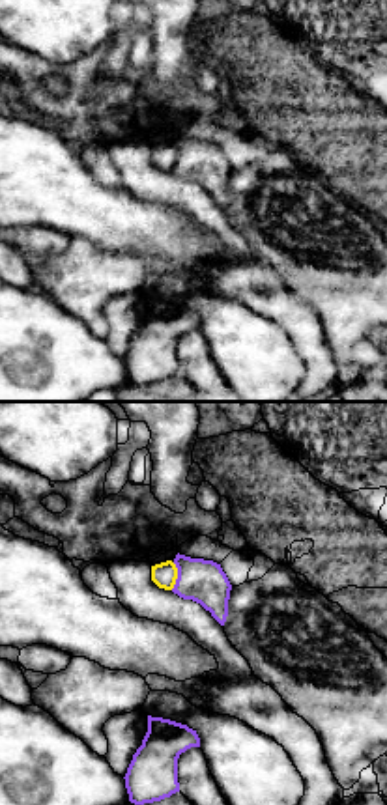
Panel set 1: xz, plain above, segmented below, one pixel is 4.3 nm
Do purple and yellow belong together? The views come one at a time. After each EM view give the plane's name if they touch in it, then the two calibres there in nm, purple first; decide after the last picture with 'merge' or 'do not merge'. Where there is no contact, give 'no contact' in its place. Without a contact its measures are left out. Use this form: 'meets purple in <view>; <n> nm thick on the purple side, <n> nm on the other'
meets purple in xz; 190 nm thick on the purple side, 110 nm on the other

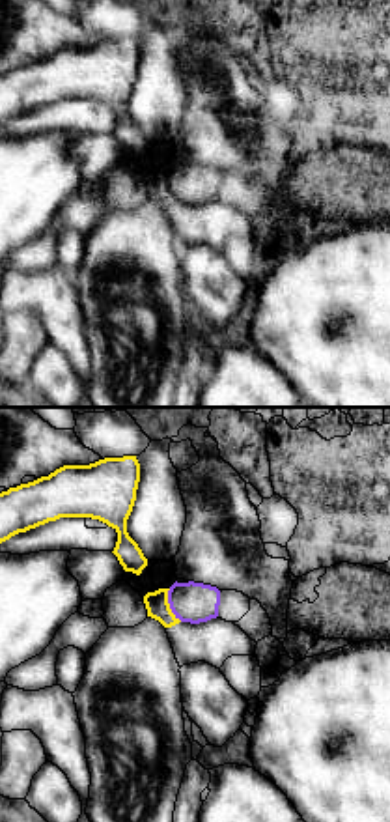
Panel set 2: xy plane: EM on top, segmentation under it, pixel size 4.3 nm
meets purple in xy; 180 nm thick on the purple side, 100 nm on the other

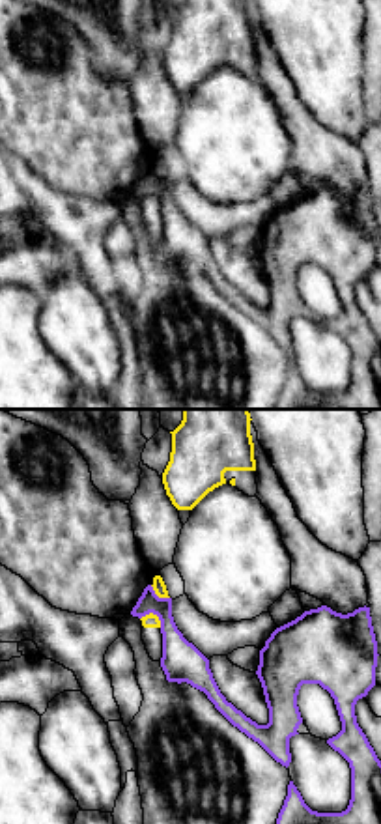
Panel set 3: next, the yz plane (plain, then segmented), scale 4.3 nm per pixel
meets purple in yz; 180 nm thick on the purple side, 60 nm on the other

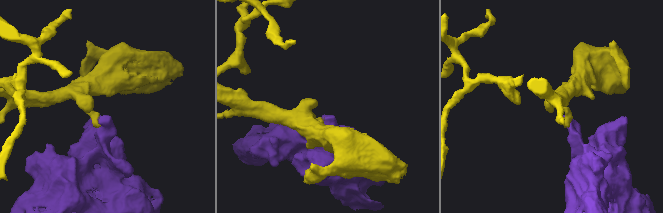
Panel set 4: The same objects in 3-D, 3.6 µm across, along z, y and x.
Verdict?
do not merge

